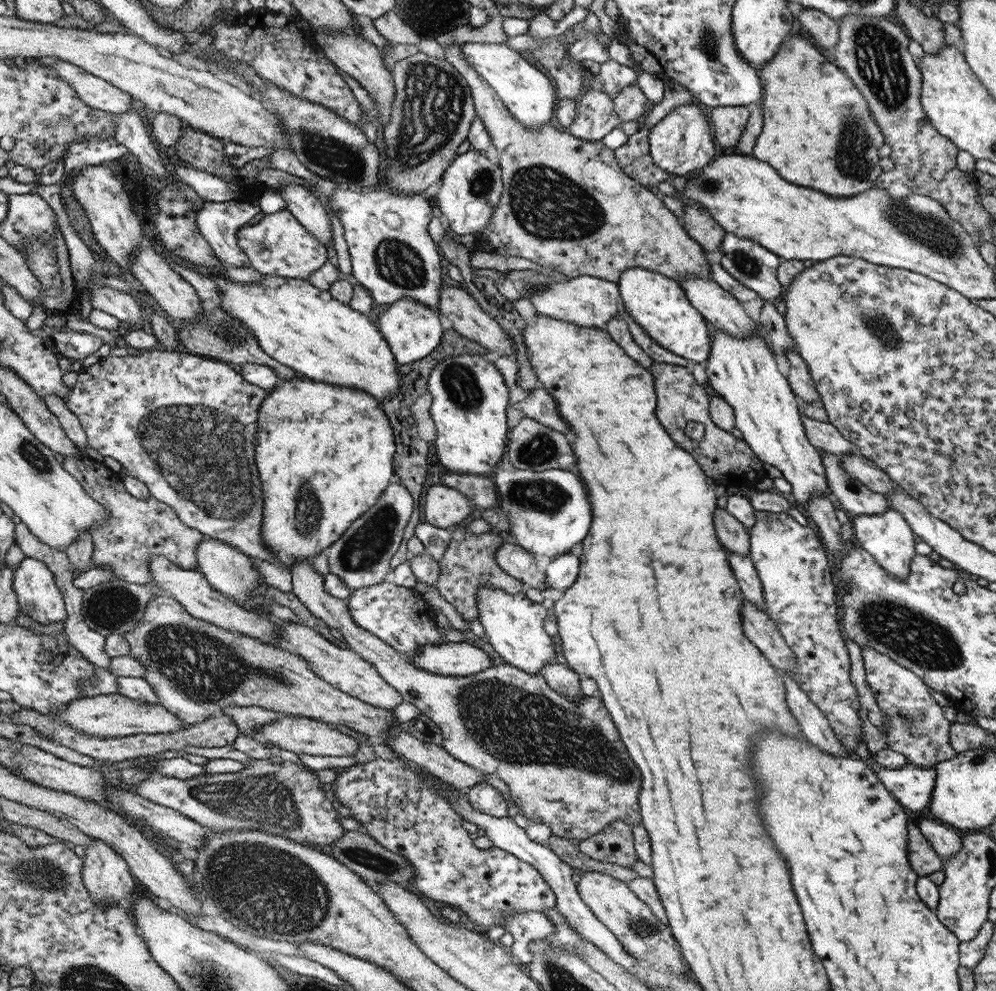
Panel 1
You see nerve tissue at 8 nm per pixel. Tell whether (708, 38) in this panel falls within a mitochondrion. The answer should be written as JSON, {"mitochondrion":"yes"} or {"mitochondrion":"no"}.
{"mitochondrion":"yes"}

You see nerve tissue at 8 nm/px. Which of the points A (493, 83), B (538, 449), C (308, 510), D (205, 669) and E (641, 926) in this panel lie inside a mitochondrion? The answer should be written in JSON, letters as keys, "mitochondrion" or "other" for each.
{"A":"other","B":"mitochondrion","C":"mitochondrion","D":"mitochondrion","E":"mitochondrion"}

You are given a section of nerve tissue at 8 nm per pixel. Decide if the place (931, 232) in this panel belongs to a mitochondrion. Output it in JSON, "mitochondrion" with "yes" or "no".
{"mitochondrion":"yes"}

